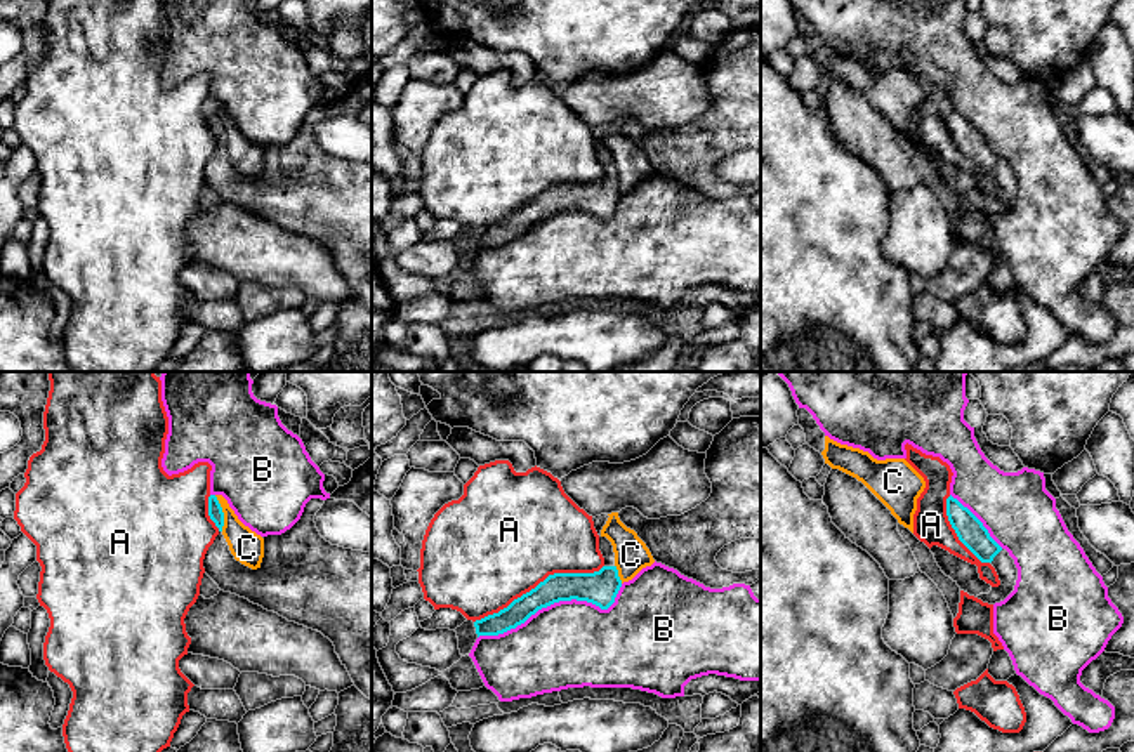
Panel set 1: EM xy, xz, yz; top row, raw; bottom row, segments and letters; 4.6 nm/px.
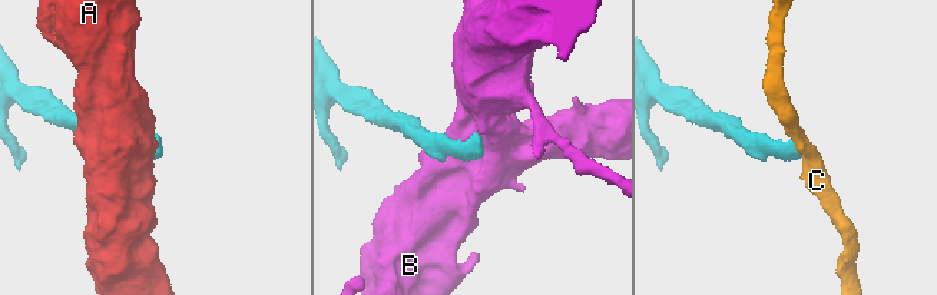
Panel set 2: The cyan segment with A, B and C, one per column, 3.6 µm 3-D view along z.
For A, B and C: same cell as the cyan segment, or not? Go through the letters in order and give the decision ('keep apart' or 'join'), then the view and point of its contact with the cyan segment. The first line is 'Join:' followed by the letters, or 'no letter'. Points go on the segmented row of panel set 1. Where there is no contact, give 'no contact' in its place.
Join: no letter
A: keep apart; meets cyan in xz at (540, 582)
B: keep apart; meets cyan in xz at (554, 601)
C: keep apart; meets cyan in xy at (223, 513)

